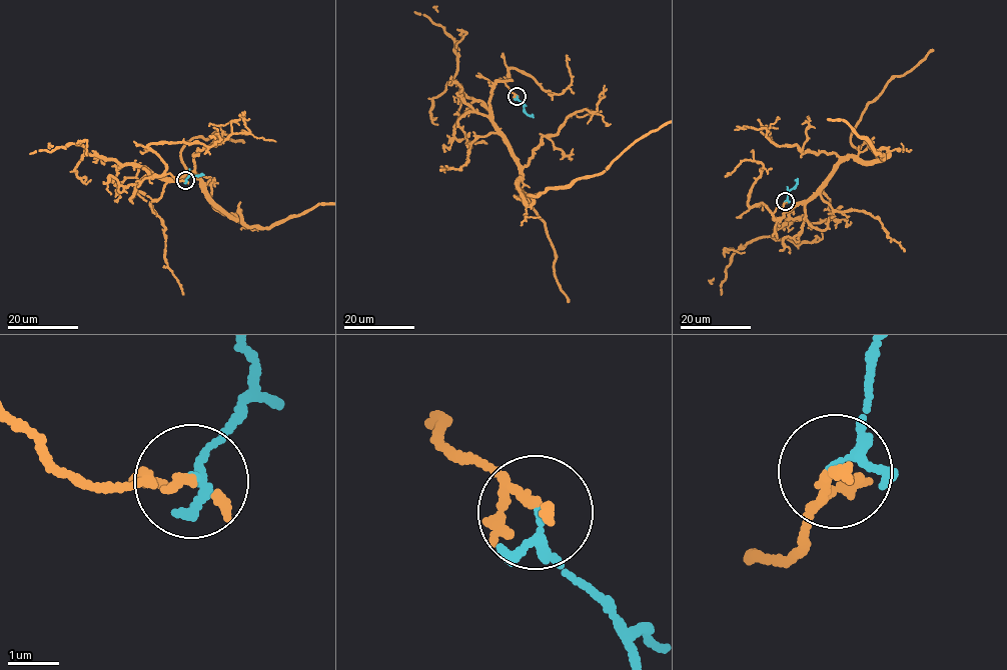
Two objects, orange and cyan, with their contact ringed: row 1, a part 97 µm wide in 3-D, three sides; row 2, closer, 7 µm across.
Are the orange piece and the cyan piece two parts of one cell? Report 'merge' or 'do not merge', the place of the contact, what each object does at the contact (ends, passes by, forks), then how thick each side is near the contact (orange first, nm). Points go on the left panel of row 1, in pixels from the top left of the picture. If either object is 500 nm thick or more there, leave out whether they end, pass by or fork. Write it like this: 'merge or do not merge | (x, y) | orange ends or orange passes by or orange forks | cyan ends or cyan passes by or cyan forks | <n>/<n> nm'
merge | (185, 180) | orange passes by | cyan passes by | 140/150 nm

